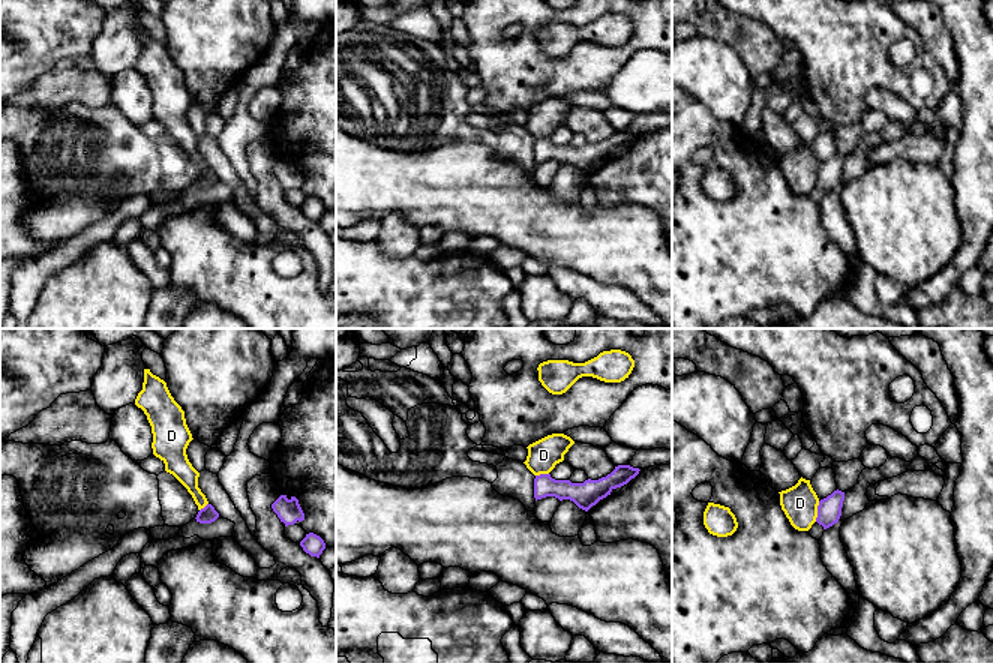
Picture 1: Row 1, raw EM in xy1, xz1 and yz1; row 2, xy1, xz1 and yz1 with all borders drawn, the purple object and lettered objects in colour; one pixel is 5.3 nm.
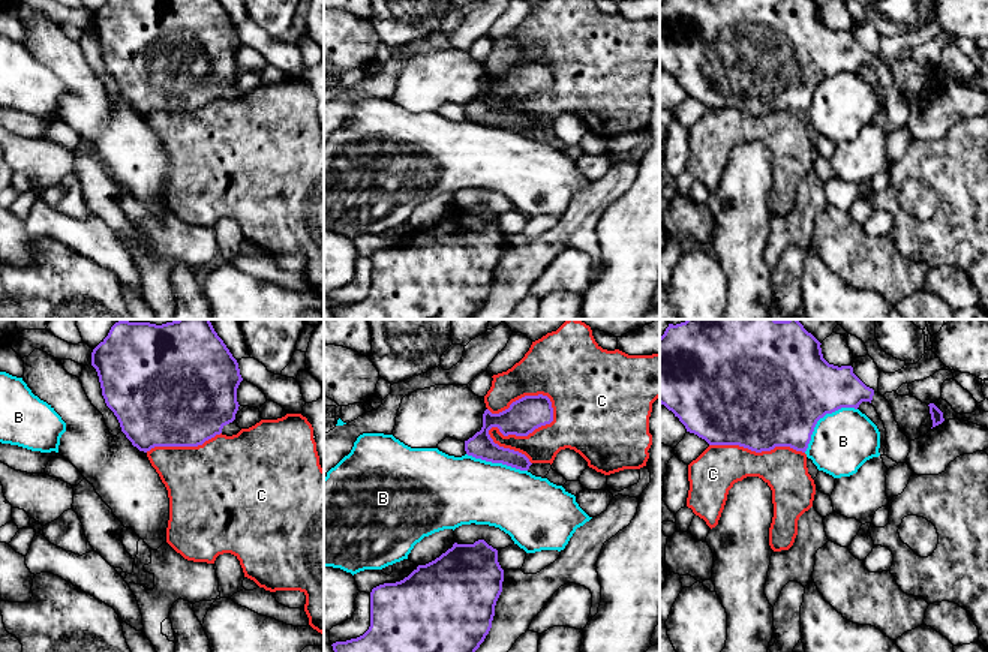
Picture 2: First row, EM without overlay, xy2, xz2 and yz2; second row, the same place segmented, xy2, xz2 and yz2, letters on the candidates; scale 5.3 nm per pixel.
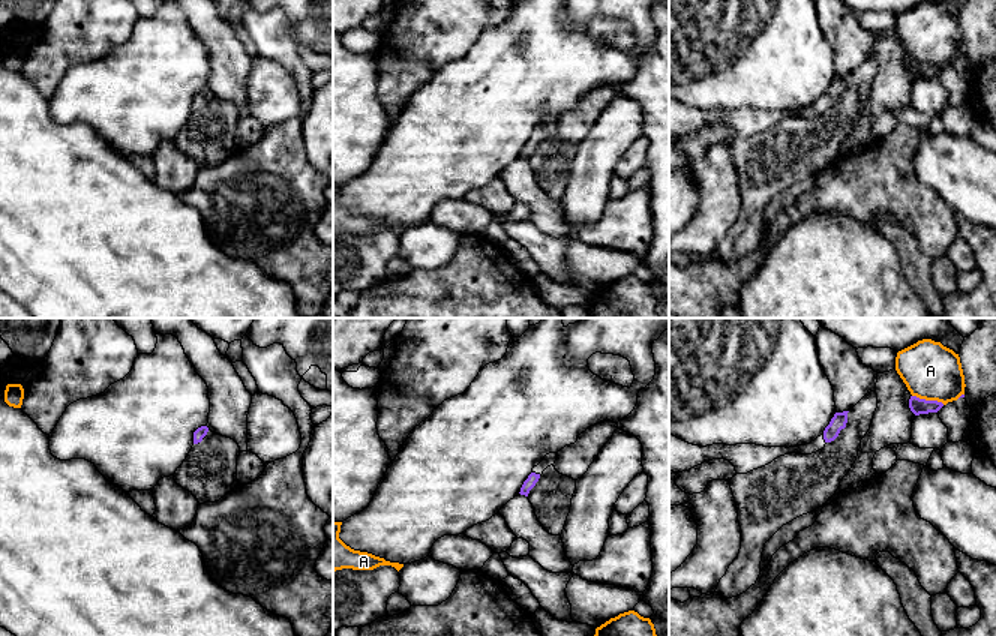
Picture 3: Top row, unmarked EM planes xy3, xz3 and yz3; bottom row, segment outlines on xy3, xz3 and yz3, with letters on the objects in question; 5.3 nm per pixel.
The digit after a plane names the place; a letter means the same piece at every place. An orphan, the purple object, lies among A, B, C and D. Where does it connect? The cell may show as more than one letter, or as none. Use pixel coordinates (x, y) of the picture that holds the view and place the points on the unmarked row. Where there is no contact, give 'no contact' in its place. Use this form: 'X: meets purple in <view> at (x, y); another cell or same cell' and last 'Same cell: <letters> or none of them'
A: meets purple in yz3 at (929, 65); another cell
B: meets purple in yz2 at (822, 81); another cell
C: meets purple in xz2 at (510, 98); another cell
D: meets purple in yz1 at (818, 176); another cell
Same cell: none of them

